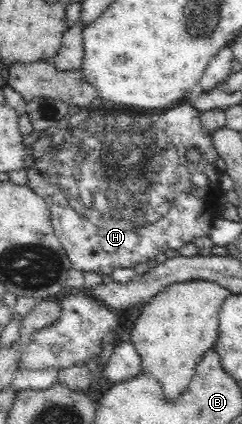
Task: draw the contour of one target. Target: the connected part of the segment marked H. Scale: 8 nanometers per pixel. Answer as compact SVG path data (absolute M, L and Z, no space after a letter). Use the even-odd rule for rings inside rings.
M180 104L176 108L165 109L164 114L152 112L152 114L138 114L136 116L124 114L124 112L118 112L118 114L108 114L108 112L88 114L88 110L82 110L77 114L68 116L66 121L69 124L78 124L78 126L70 128L70 132L68 132L62 148L56 154L56 162L54 162L54 152L52 152L52 154L44 156L42 160L38 160L32 170L27 170L27 187L31 188L48 203L54 233L57 234L58 241L61 241L61 245L66 251L66 255L70 259L74 269L81 270L82 272L96 272L96 274L101 274L102 276L104 274L110 275L116 268L133 268L136 264L140 264L140 262L147 263L152 259L162 259L170 254L175 254L181 246L188 244L196 236L210 236L210 228L213 227L213 221L216 219L219 200L224 195L220 187L220 179L224 174L215 166L218 154L214 149L213 141L210 140L209 132L201 126L200 111L193 108L190 104ZM188 148L198 148L203 153L203 160L200 165L188 164L188 160L184 157ZM56 164L58 164L58 182L60 182L60 188L58 188L56 182L50 182L50 176L56 176ZM196 172L200 172L200 174L206 176L207 184L197 185L191 182L190 179Z

